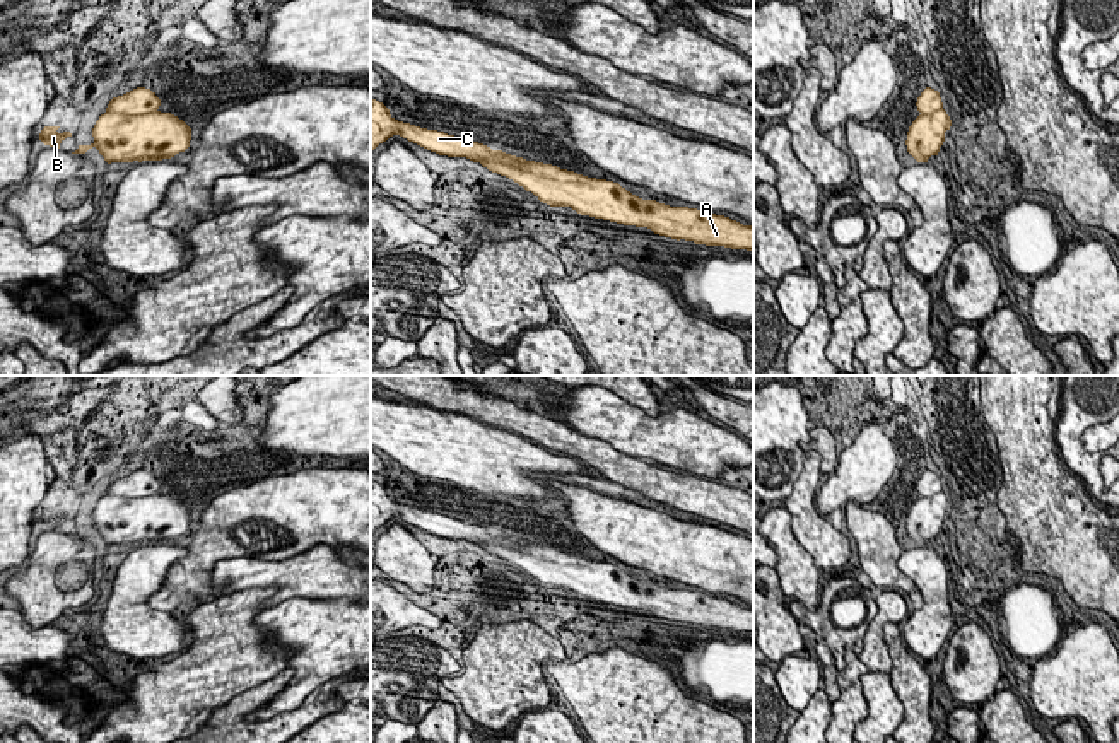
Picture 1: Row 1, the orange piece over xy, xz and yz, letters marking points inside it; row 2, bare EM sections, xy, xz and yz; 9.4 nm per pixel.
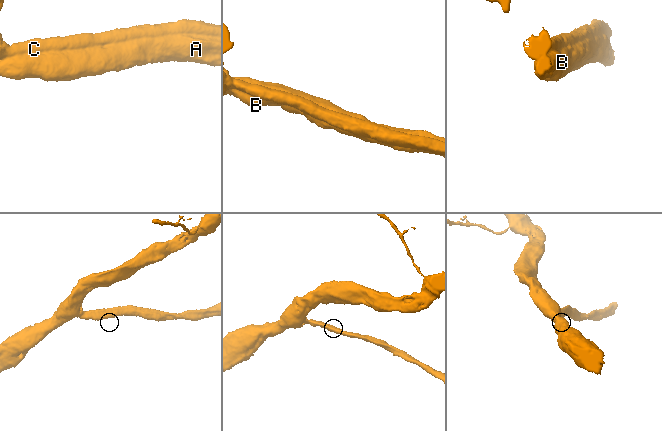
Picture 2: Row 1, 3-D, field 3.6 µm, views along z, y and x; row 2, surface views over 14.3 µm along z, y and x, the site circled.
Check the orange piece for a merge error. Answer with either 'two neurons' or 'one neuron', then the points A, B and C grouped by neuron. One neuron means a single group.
two neurons | A B / C

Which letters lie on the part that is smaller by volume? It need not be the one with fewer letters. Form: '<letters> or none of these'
A, B

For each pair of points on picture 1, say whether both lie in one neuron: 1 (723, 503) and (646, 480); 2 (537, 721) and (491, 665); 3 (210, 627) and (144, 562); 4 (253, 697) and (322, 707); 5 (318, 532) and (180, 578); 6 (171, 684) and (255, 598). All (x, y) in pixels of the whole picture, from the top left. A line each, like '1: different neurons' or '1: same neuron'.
1: same neuron
2: different neurons
3: different neurons
4: same neuron
5: same neuron
6: same neuron

